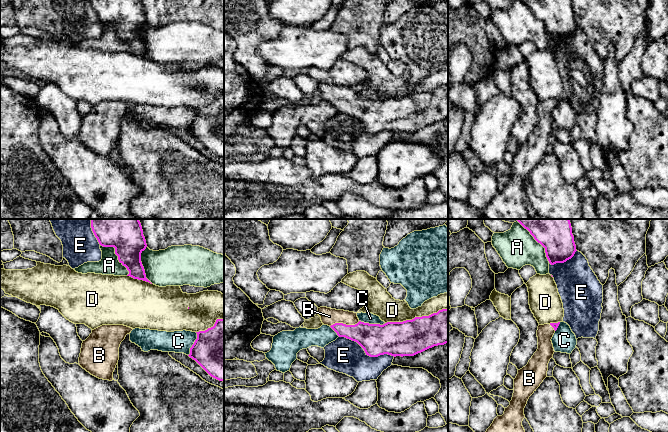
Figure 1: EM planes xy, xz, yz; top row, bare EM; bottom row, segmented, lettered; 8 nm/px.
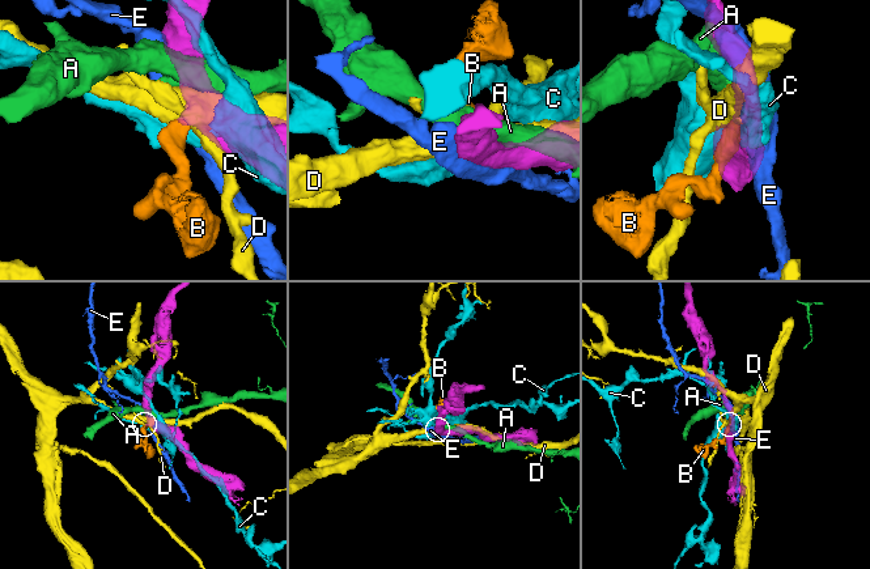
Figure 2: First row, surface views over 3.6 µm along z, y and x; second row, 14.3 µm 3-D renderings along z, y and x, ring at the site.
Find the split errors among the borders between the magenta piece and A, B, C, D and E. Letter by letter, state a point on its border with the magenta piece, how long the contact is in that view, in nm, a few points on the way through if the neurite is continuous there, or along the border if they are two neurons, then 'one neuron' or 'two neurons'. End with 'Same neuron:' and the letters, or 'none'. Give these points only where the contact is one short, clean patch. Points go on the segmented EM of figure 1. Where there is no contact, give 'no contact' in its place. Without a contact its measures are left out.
A: meets magenta in xy at (116, 254); contact 340 nm long; two neurons
B: meets magenta in xz at (344, 324); contact 240 nm long; runs through xz (371, 337), (344, 324), (329, 316); one neuron
C: meets magenta in xz at (372, 324); contact 220 nm long; two neurons
D: meets magenta in xz at (416, 317); contact 500 nm long; two neurons
E: meets magenta in xz at (366, 353); contact 480 nm long; two neurons
Same neuron: B

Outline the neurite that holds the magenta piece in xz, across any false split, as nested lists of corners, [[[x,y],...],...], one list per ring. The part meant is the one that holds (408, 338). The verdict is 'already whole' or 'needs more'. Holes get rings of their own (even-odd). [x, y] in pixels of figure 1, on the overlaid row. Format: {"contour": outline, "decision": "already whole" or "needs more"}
{"contour": [[[327,307],[318,308],[317,314],[324,325],[330,326],[339,337],[357,342],[370,357],[388,354],[391,356],[414,356],[429,348],[448,343],[448,309],[429,316],[415,317],[403,322],[387,322],[383,325],[361,322],[357,313]]], "decision": "needs more"}

